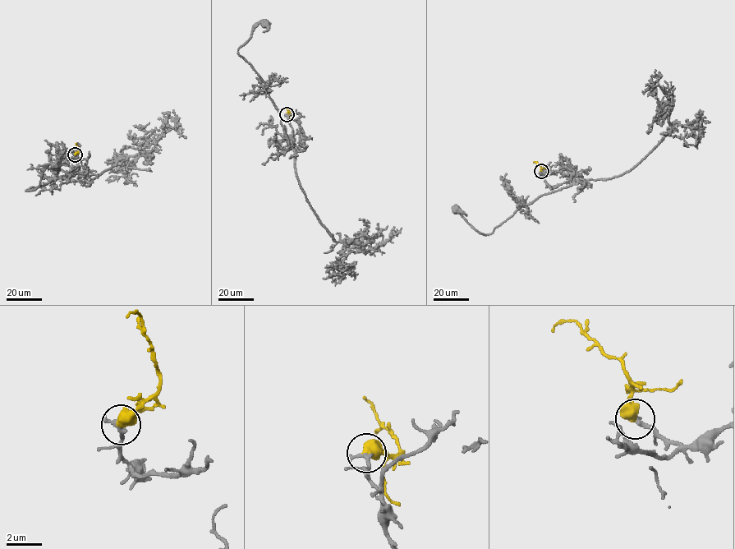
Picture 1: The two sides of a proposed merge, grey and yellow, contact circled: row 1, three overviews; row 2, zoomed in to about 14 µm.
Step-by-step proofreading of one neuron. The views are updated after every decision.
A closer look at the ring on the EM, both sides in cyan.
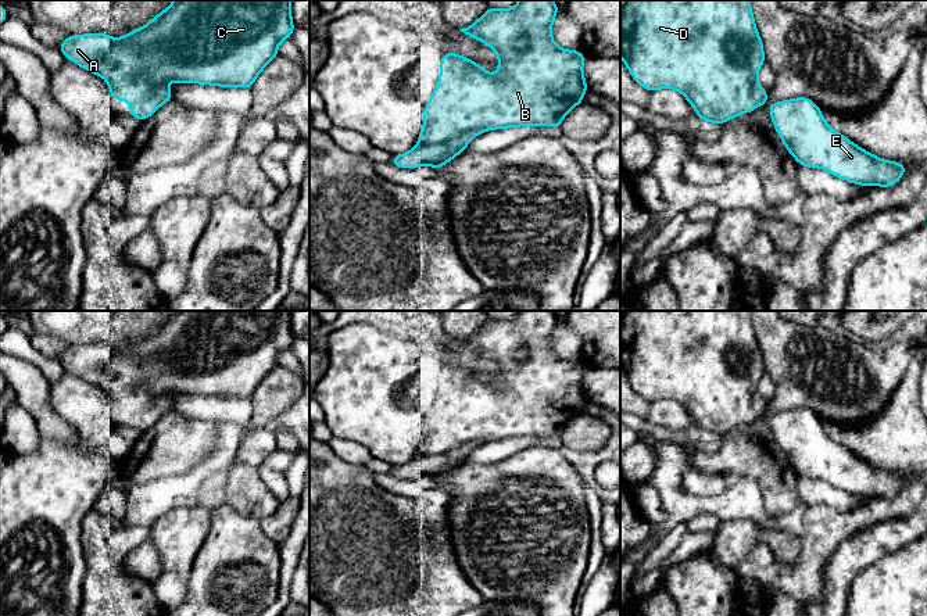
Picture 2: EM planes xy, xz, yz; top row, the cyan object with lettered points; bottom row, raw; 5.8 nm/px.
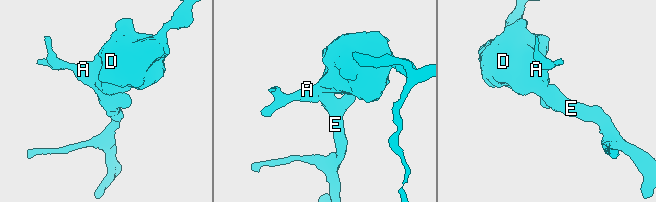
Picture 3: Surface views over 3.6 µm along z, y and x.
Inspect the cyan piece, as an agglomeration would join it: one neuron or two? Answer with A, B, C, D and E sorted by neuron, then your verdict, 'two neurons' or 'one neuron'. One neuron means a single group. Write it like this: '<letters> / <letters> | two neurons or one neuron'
A B C D E | one neuron

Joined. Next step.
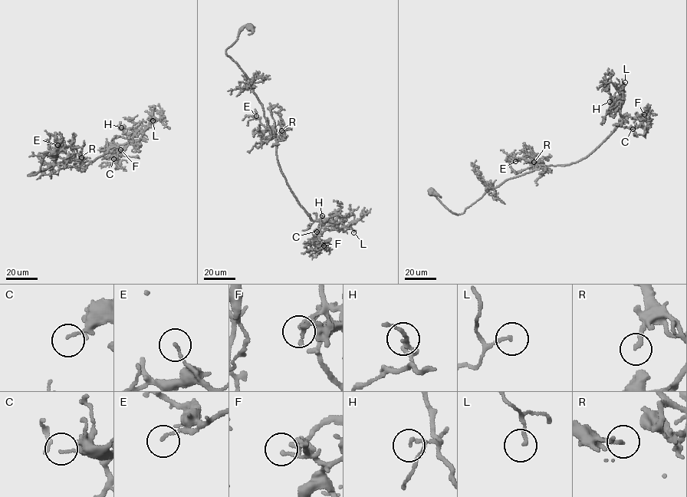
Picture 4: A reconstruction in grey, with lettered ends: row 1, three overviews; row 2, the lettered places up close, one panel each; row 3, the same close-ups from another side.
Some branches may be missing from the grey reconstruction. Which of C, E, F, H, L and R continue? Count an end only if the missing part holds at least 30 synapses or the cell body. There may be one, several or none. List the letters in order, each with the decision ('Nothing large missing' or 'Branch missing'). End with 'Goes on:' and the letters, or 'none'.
C: Nothing large missing
E: Branch missing
F: Nothing large missing
H: Nothing large missing
L: Nothing large missing
R: Nothing large missing
Goes on: E

